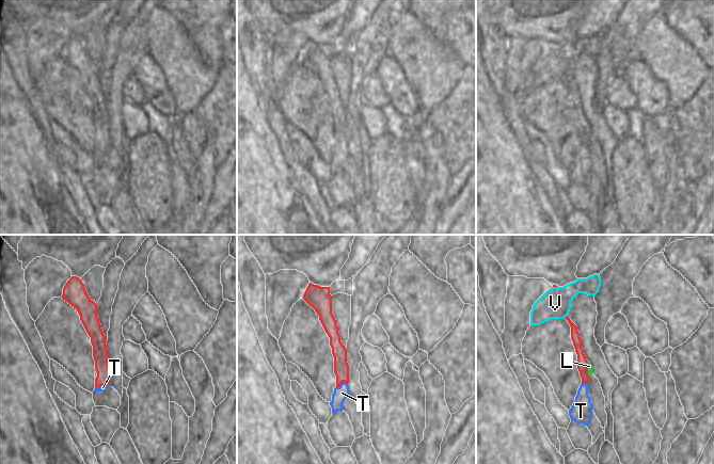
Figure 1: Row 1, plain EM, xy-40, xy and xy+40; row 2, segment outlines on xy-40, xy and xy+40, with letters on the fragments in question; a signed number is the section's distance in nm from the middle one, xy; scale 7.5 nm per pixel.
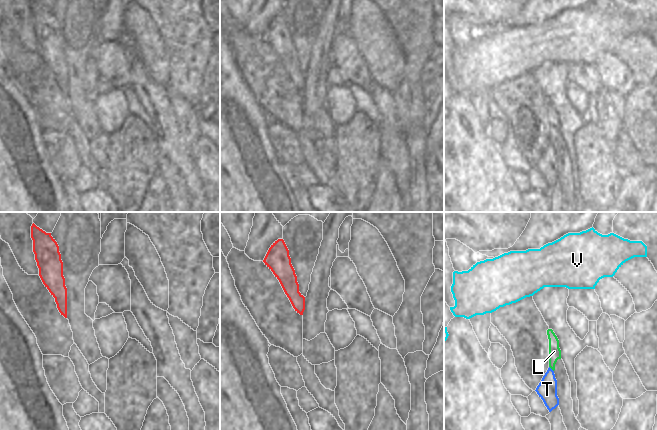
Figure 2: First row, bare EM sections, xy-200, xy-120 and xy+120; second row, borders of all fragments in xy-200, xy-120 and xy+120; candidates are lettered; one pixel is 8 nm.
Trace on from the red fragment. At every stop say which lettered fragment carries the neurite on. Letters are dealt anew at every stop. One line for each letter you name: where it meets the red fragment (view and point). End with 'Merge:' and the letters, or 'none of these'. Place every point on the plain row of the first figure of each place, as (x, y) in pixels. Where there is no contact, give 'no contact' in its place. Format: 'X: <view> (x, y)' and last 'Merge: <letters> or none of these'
L: xy+40 (587, 130)
Merge: L

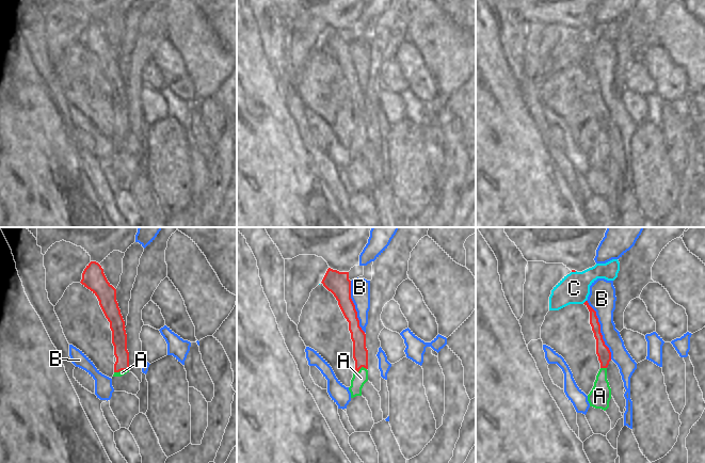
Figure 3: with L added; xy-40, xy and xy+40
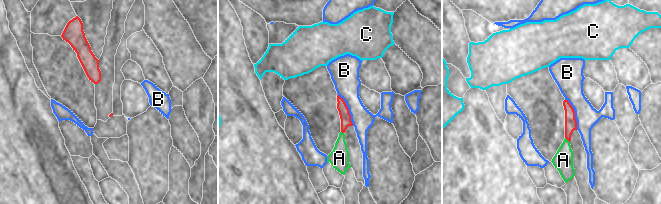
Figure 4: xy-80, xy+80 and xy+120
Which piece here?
Merge: none of these

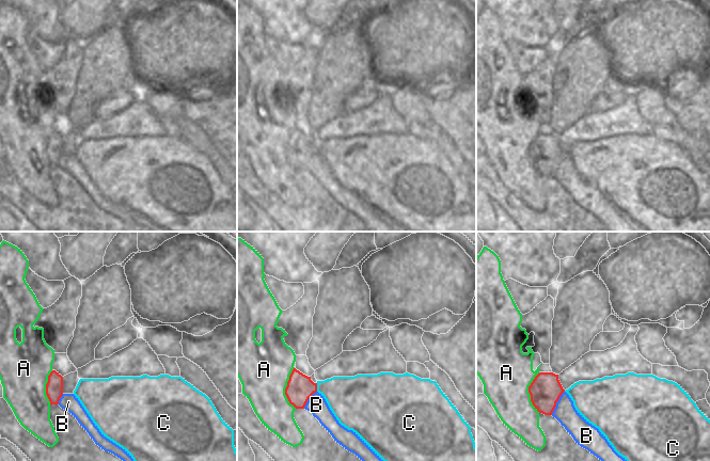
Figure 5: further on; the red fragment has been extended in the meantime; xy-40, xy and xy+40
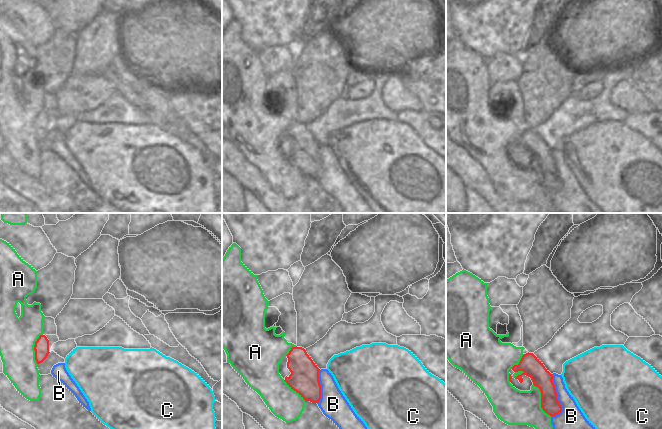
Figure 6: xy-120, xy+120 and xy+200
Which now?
Merge: none of these

